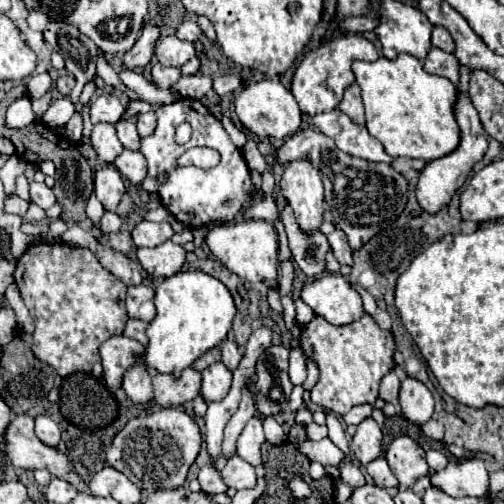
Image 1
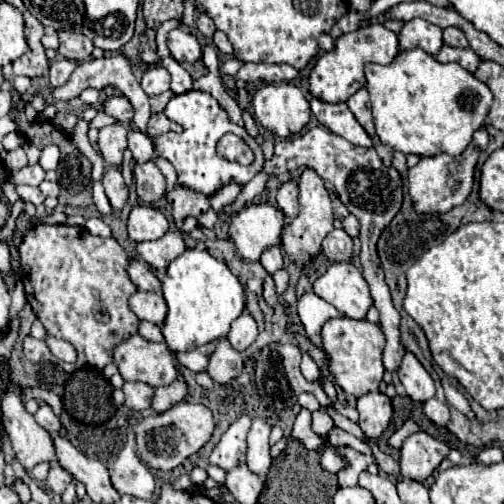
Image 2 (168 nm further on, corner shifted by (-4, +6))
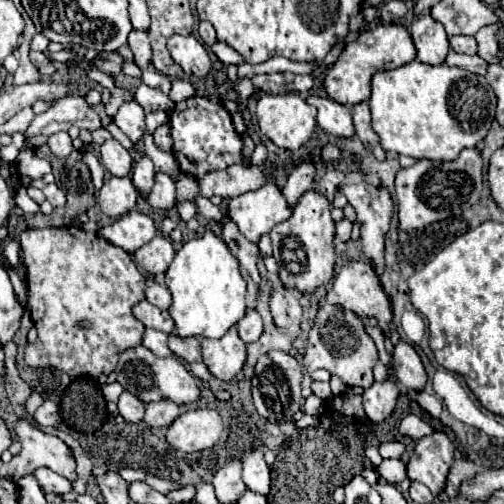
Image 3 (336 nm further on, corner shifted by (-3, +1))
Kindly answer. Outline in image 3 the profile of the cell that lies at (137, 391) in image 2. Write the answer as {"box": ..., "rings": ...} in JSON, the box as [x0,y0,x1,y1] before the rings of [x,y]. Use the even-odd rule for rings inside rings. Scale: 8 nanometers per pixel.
{"box":[117,391,145,423],"rings":[[[123,391],[119,401],[117,401],[117,407],[119,407],[119,413],[121,417],[127,421],[127,423],[139,423],[143,419],[143,413],[145,413],[145,403],[135,397],[133,393],[129,391]]]}

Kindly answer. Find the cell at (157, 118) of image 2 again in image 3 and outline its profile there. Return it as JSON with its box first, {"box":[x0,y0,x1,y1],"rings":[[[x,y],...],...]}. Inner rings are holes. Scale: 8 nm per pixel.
{"box":[153,125,171,151],"rings":[[[159,125],[153,133],[155,137],[155,145],[163,151],[171,151],[171,131],[169,131],[169,125]]]}

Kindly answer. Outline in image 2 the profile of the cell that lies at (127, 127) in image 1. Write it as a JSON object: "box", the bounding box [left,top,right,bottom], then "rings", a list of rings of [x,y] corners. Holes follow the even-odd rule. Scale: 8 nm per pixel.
{"box":[128,130,154,164],"rings":[[[130,130],[130,134],[128,134],[128,148],[132,150],[134,160],[138,164],[148,162],[148,160],[154,158],[154,146],[152,146],[150,138],[146,134],[142,134],[140,130]]]}

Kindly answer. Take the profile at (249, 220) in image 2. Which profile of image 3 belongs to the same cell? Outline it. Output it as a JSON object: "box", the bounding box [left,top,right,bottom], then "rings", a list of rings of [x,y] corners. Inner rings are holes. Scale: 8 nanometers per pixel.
{"box":[229,179,291,243],"rings":[[[269,179],[261,189],[233,197],[229,201],[229,217],[251,243],[259,243],[261,235],[267,235],[277,223],[291,217],[291,207],[275,181]]]}

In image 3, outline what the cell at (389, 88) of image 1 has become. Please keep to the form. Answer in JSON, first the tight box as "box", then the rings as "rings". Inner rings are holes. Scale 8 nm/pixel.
{"box":[371,61,495,161],"rings":[[[411,61],[393,71],[377,71],[371,79],[371,127],[379,135],[387,153],[409,155],[415,159],[453,161],[465,147],[475,147],[489,131],[495,119],[495,93],[487,85],[485,77],[447,65],[427,65]]]}

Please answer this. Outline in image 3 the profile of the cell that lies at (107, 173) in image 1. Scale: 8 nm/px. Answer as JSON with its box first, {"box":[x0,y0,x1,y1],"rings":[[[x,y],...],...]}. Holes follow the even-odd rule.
{"box":[99,177,137,217],"rings":[[[109,177],[99,191],[99,209],[109,217],[121,217],[135,207],[137,189],[129,177]]]}

